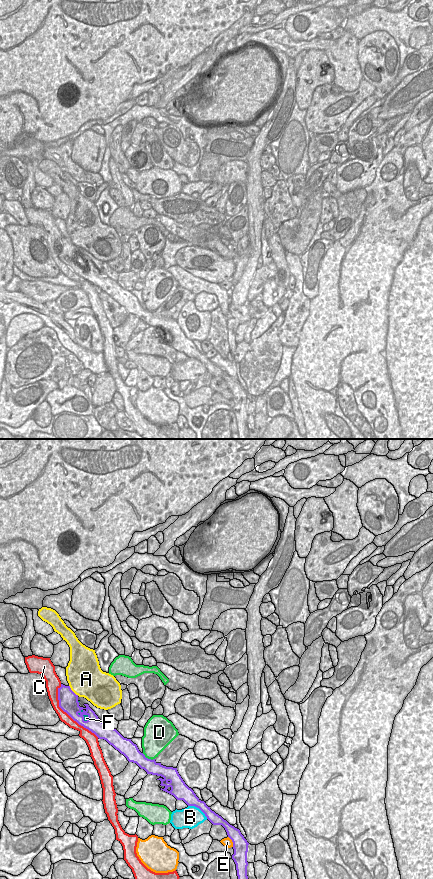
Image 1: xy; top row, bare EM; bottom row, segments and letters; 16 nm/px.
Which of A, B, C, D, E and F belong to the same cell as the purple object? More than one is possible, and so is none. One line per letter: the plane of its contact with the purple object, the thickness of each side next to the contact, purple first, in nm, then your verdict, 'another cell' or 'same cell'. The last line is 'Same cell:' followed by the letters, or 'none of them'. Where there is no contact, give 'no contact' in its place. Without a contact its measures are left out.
A: xy | 320/500 nm | another cell
B: xy | 220/340 nm | another cell
C: xy | 320/160 nm | another cell
D: xy | 240/360 nm | another cell
E: xy | 260/140 nm | another cell
F: xy | 240/70 nm | same cell
Same cell: F

